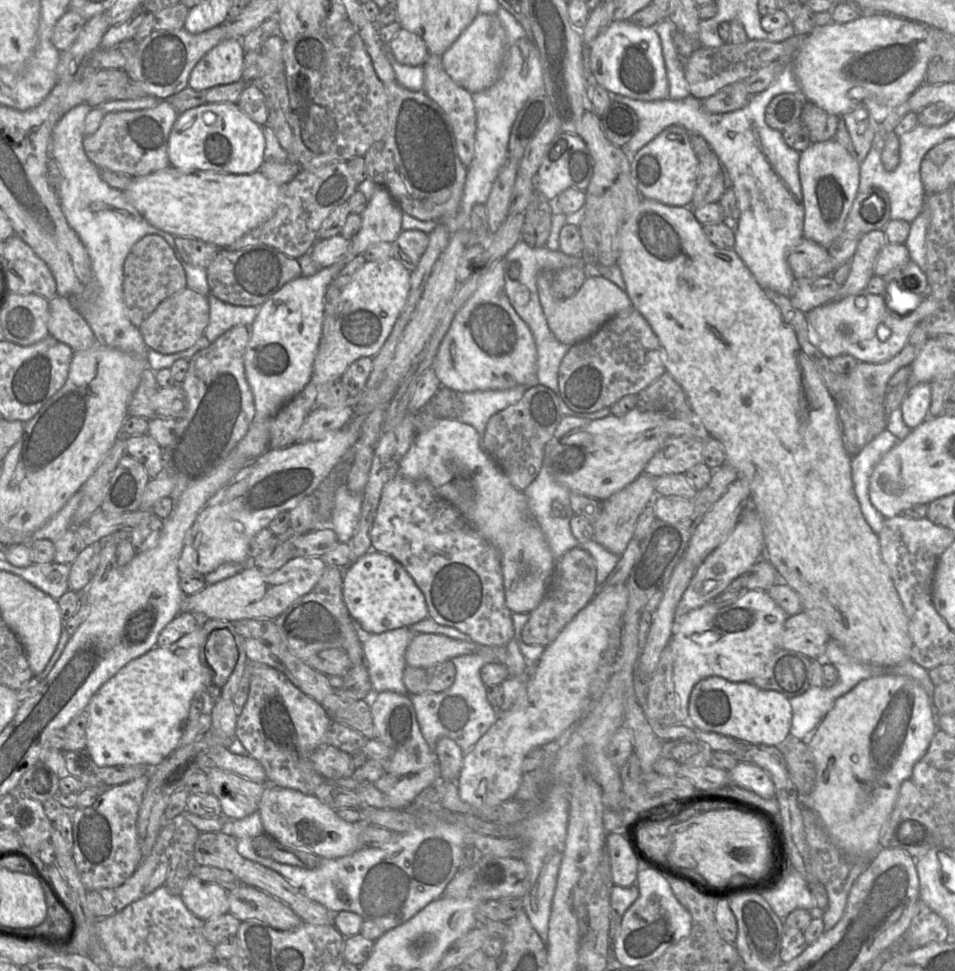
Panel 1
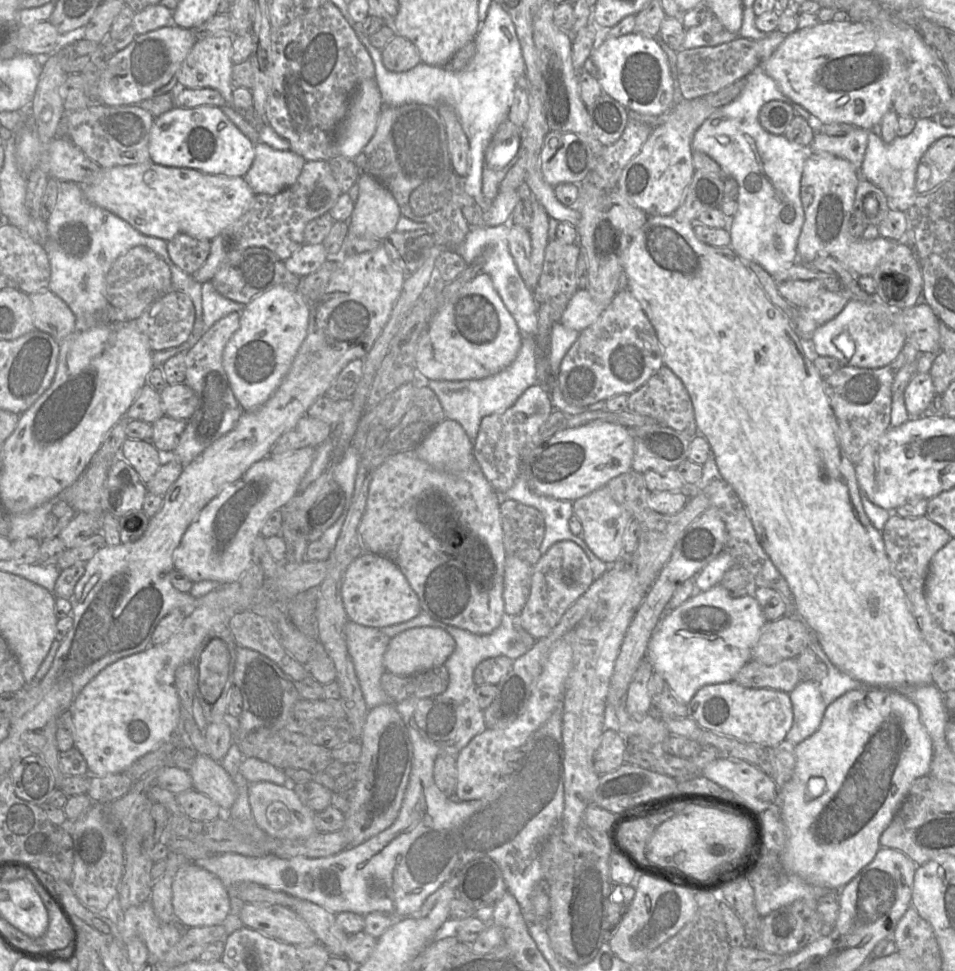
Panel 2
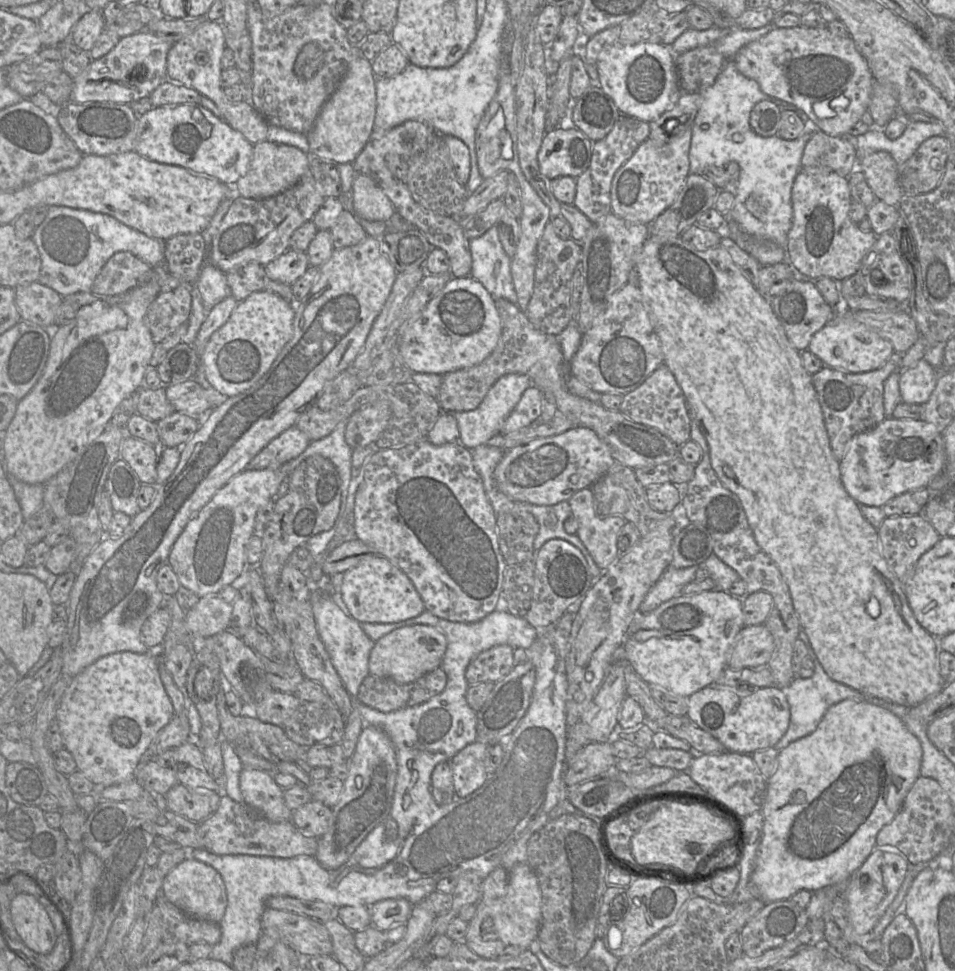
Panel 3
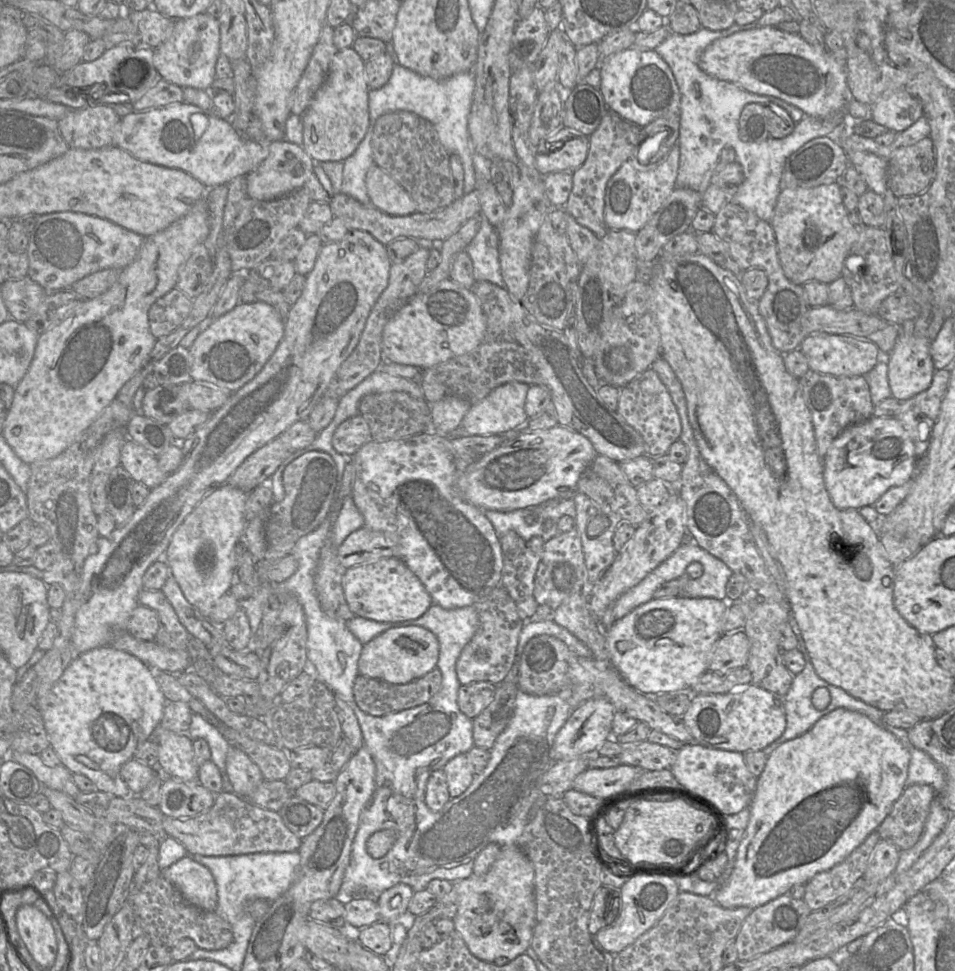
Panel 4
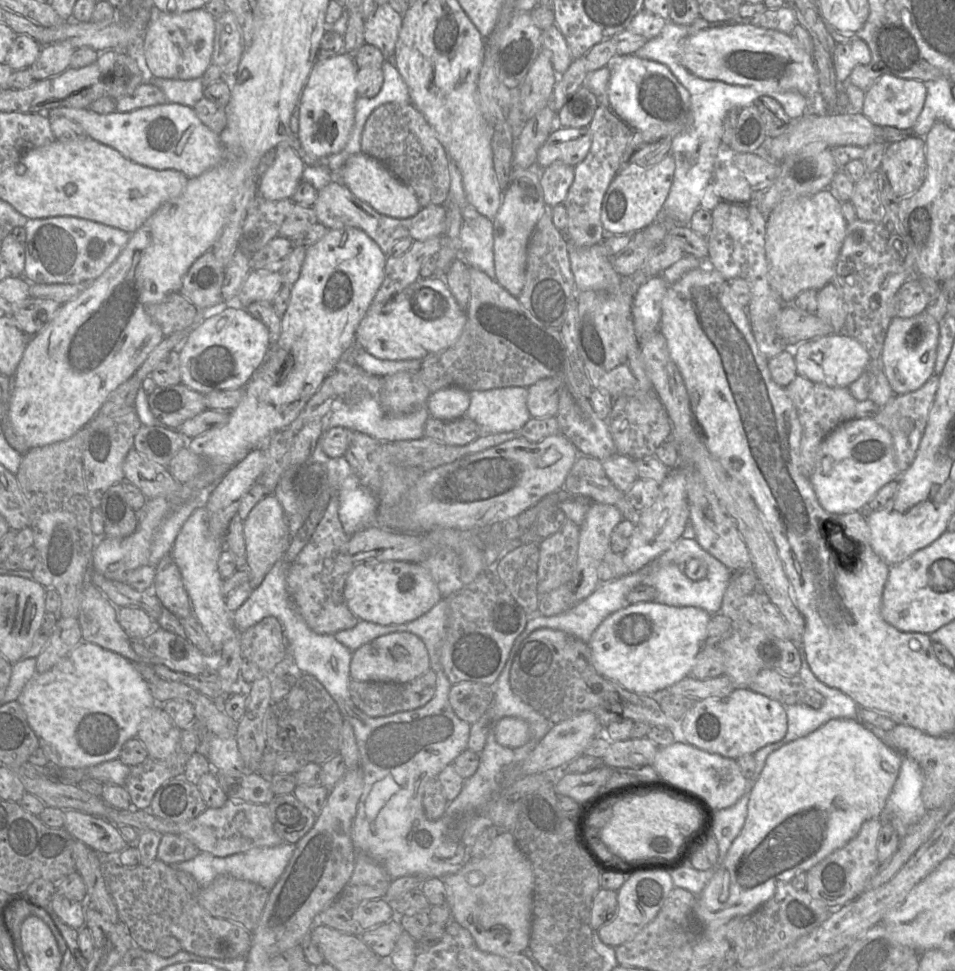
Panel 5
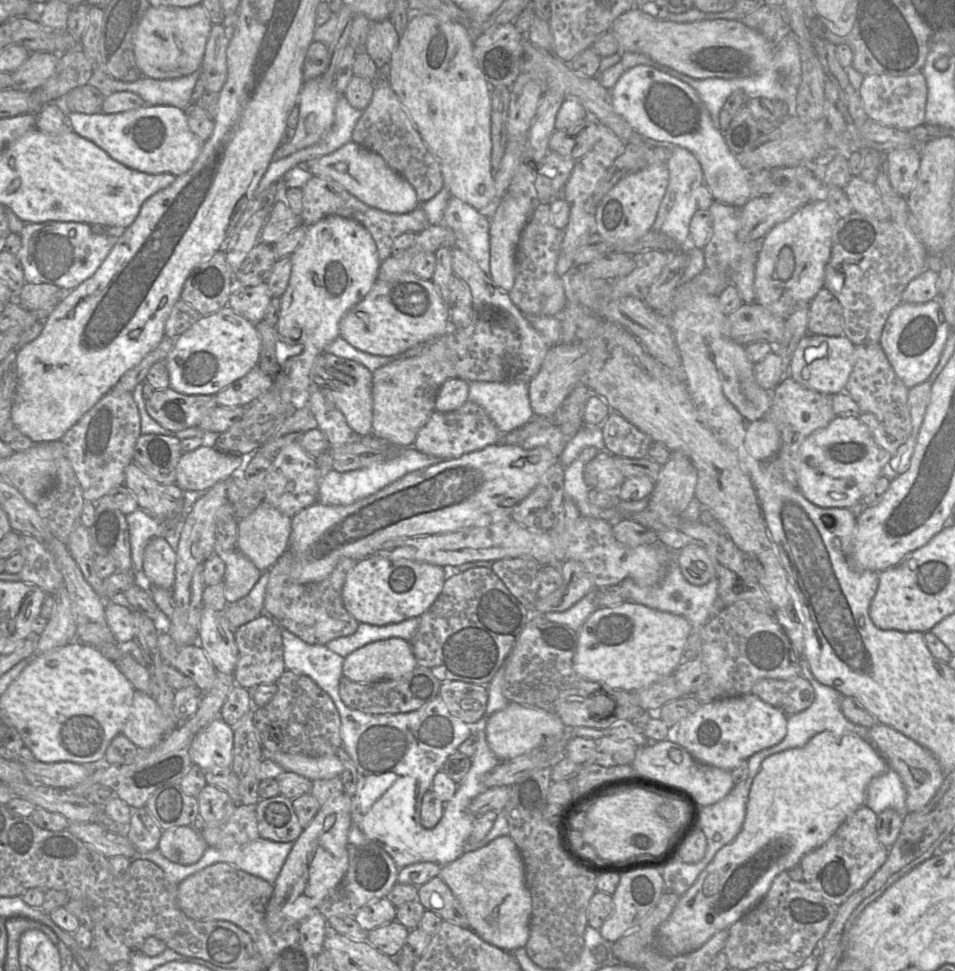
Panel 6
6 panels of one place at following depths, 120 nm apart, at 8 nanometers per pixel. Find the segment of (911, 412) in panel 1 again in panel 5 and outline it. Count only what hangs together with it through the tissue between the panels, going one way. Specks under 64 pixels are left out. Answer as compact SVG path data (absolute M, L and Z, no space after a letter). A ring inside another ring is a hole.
M923 312L910 318L893 317L888 327L881 361L884 373L896 395L921 388L934 374L939 341L939 322Z

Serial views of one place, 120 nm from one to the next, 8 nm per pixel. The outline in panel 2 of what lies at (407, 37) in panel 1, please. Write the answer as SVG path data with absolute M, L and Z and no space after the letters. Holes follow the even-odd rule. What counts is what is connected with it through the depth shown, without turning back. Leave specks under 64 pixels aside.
M395 36L381 50L382 62L391 72L406 72L421 63L415 45L402 36Z

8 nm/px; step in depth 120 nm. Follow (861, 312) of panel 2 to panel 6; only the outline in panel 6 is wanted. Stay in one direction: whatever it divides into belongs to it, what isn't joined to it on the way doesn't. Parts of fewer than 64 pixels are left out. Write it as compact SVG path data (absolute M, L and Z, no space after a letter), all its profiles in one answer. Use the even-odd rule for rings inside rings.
M806 334L797 344L789 365L789 376L804 387L824 394L845 392L853 369L855 345L845 336Z

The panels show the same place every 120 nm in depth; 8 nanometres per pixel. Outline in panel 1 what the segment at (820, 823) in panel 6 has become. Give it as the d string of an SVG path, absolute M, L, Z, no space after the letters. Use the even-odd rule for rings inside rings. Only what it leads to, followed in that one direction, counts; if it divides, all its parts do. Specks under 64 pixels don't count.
M881 675L861 681L850 692L839 697L810 737L804 740L813 756L816 769L815 785L808 795L808 808L815 812L830 841L841 852L861 860L873 859L878 849L880 849L880 834L895 806L899 789L904 781L911 779L913 767L927 752L937 729L934 706L925 691L915 680L906 676Z

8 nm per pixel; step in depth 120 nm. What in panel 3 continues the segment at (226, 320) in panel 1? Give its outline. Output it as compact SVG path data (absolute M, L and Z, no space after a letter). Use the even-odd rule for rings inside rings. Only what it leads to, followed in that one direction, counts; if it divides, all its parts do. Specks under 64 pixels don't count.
M207 262L202 266L195 286L199 289L206 314L224 298L232 296L226 273Z

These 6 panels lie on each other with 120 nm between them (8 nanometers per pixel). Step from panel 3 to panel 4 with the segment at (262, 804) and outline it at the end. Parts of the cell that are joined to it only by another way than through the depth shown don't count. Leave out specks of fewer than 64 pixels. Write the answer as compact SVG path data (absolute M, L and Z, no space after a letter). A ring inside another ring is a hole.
M232 745L226 756L226 772L234 793L245 799L264 781L259 767L241 749Z

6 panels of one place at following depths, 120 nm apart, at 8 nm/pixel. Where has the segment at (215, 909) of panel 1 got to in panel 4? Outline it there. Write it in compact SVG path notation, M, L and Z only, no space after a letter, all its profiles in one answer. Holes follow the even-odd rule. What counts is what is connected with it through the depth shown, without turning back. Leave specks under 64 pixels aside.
M187 854L162 872L191 905L206 911L215 911L217 886L210 870Z

